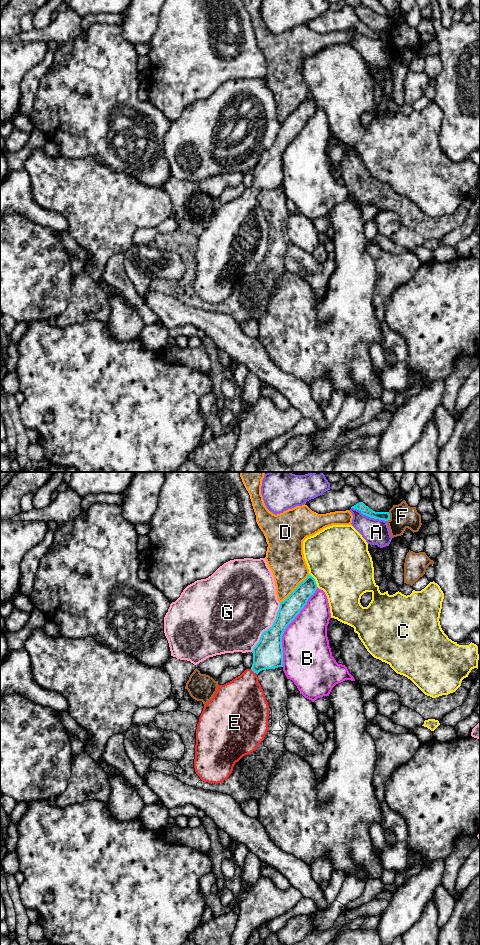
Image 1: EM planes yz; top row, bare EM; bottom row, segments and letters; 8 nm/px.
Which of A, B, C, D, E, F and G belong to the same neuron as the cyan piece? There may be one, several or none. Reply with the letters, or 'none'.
E

